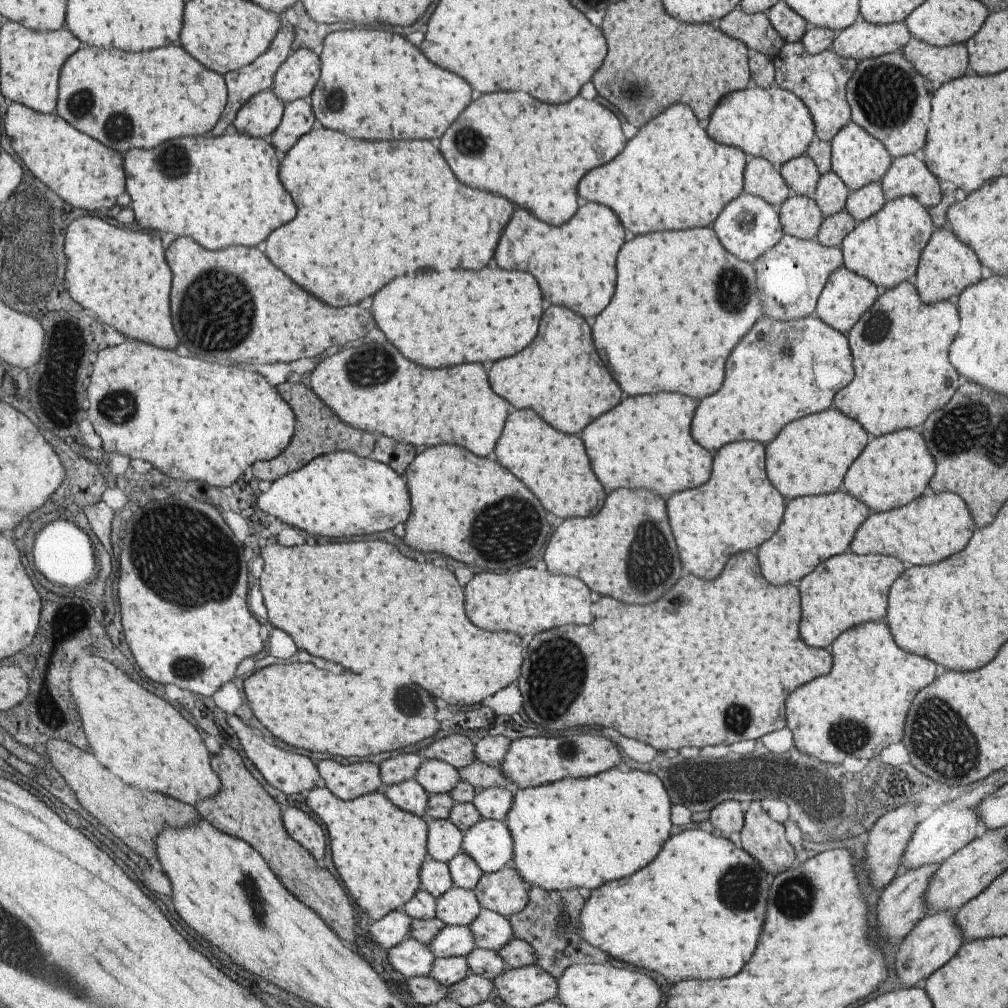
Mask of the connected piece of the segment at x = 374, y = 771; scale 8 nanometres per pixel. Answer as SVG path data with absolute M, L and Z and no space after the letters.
M336 760L320 762L320 776L324 786L342 800L349 801L380 790L380 768L372 762L340 764Z

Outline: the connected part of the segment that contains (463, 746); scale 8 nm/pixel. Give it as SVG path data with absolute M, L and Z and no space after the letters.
M452 734L431 740L428 748L420 750L419 755L425 759L438 759L460 769L472 764L476 759L474 756L474 743L466 735Z

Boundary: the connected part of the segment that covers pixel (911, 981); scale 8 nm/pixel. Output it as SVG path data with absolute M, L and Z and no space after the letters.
M938 911L928 914L905 938L896 954L898 979L908 987L914 987L920 980L931 976L947 964L964 944L960 925L955 920L956 912Z

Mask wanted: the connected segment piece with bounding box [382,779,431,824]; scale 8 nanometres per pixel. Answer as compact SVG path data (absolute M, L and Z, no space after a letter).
M416 779L404 780L394 786L385 786L382 792L388 797L388 800L392 801L392 804L420 816L430 824L431 820L426 818L430 795L419 781Z

